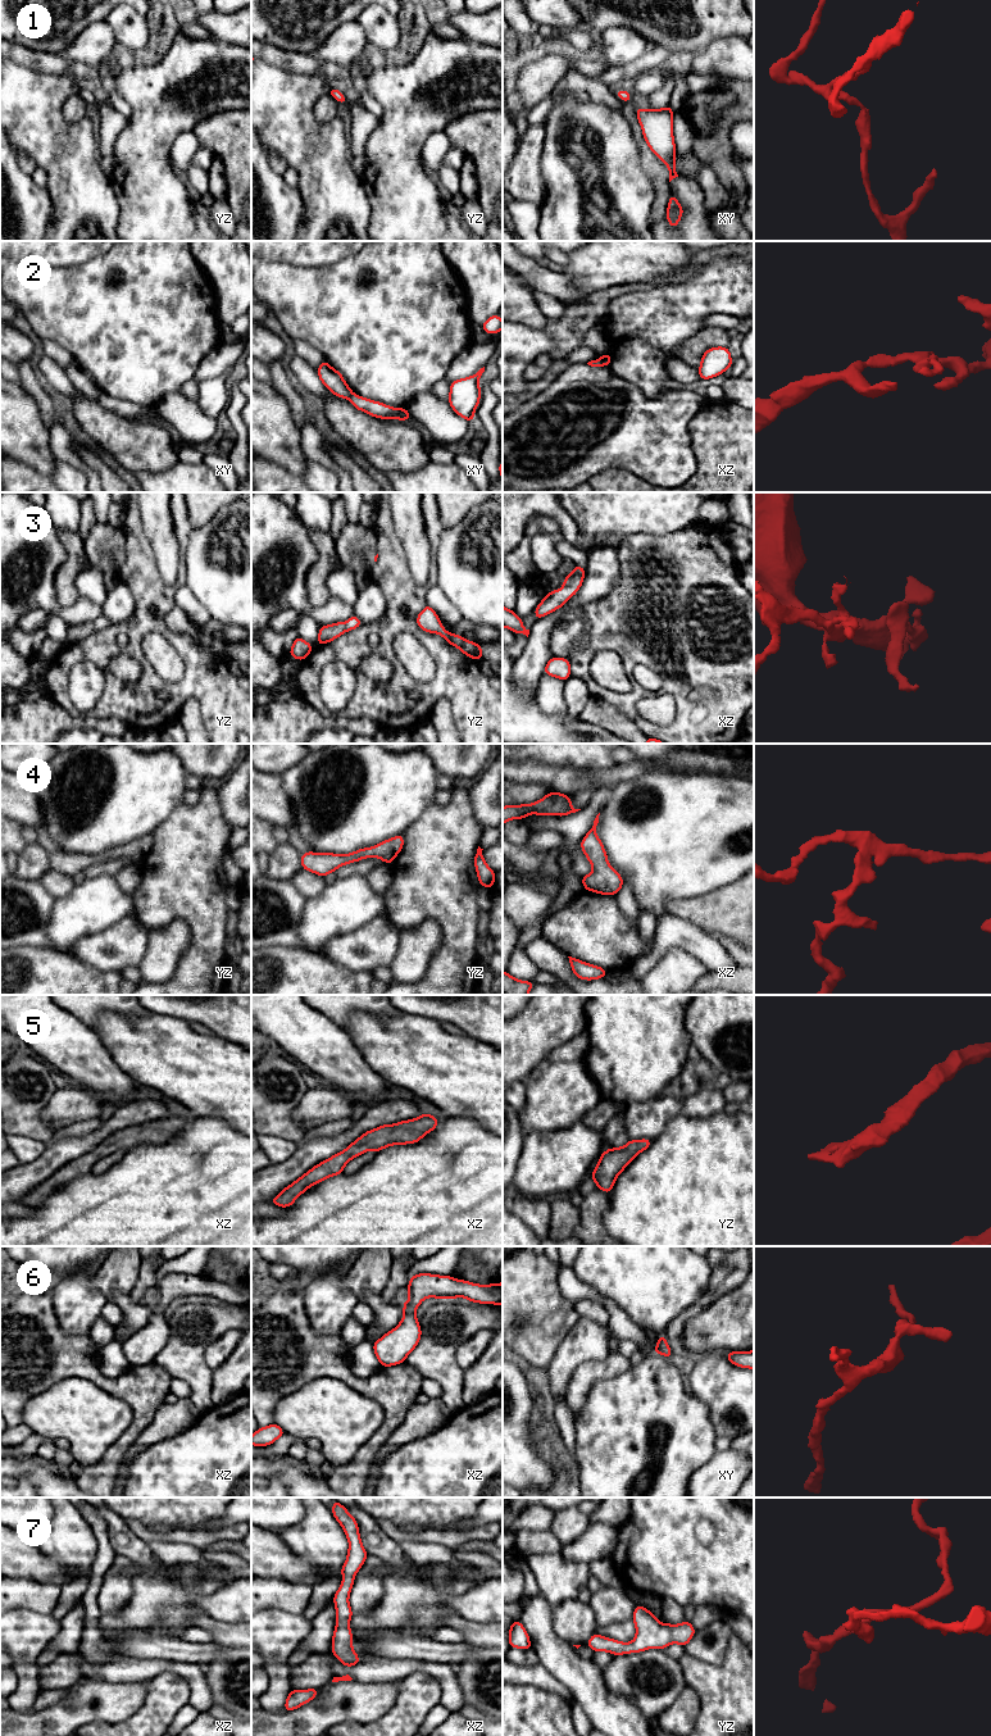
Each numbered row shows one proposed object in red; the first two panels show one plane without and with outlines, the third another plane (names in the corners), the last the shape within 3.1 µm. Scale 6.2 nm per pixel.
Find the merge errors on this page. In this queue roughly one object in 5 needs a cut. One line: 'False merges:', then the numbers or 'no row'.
False merges: 2

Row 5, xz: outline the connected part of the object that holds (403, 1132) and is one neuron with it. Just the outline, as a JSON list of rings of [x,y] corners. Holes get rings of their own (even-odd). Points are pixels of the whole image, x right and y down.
[[[422,1113],[414,1119],[383,1124],[374,1130],[369,1130],[351,1142],[345,1150],[314,1165],[290,1186],[285,1187],[271,1203],[281,1208],[291,1206],[309,1187],[318,1185],[326,1178],[342,1173],[345,1165],[351,1159],[368,1150],[378,1153],[392,1145],[415,1144],[437,1126],[438,1121],[436,1117]]]

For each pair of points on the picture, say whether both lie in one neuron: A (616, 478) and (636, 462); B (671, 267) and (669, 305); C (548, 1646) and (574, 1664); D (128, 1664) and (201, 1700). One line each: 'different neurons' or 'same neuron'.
A: different neurons
B: different neurons
C: same neuron
D: same neuron

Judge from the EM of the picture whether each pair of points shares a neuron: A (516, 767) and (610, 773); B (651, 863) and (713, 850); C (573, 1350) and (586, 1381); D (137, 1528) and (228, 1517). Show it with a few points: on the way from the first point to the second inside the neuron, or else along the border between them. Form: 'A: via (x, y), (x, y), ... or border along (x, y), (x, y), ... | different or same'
A: via (539, 772), (555, 778), (587, 778) | same
B: via (667, 850), (698, 850) | same
C: border along (608, 1353), (603, 1359), (581, 1363), (566, 1391) | different
D: border along (148, 1528), (155, 1532), (169, 1532), (180, 1528) | different

